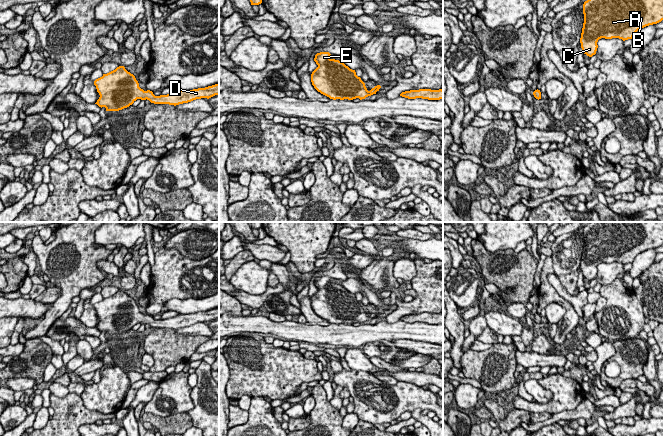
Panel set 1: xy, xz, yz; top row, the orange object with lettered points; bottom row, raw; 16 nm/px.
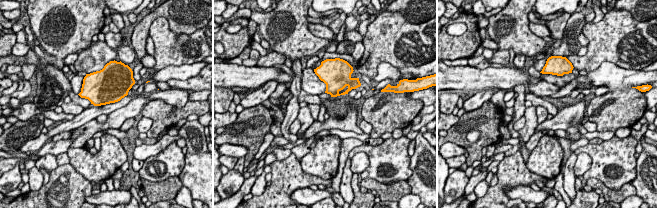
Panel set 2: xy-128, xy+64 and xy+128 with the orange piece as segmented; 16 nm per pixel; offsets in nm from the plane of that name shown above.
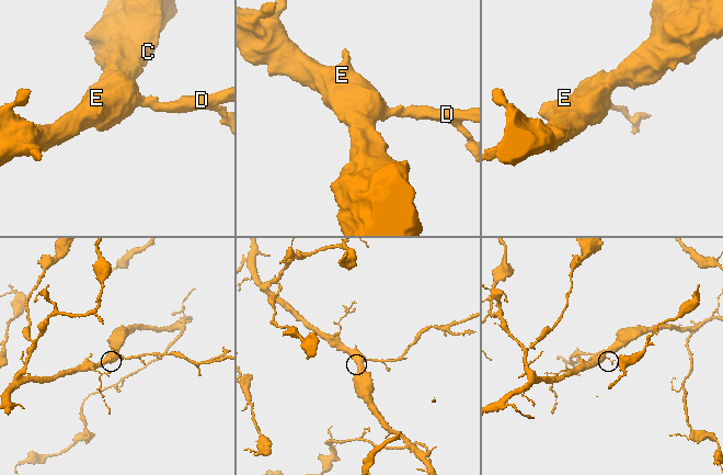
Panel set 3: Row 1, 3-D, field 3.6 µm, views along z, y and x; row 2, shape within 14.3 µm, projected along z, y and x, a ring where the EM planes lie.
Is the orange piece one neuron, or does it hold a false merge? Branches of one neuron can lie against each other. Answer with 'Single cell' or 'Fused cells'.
Single cell

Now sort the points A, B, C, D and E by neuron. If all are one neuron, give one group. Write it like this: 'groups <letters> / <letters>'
groups A B C D E

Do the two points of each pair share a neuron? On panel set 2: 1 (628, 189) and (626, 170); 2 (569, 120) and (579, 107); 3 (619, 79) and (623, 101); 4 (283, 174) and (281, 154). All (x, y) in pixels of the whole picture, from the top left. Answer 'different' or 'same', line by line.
1: different
2: same
3: different
4: different

